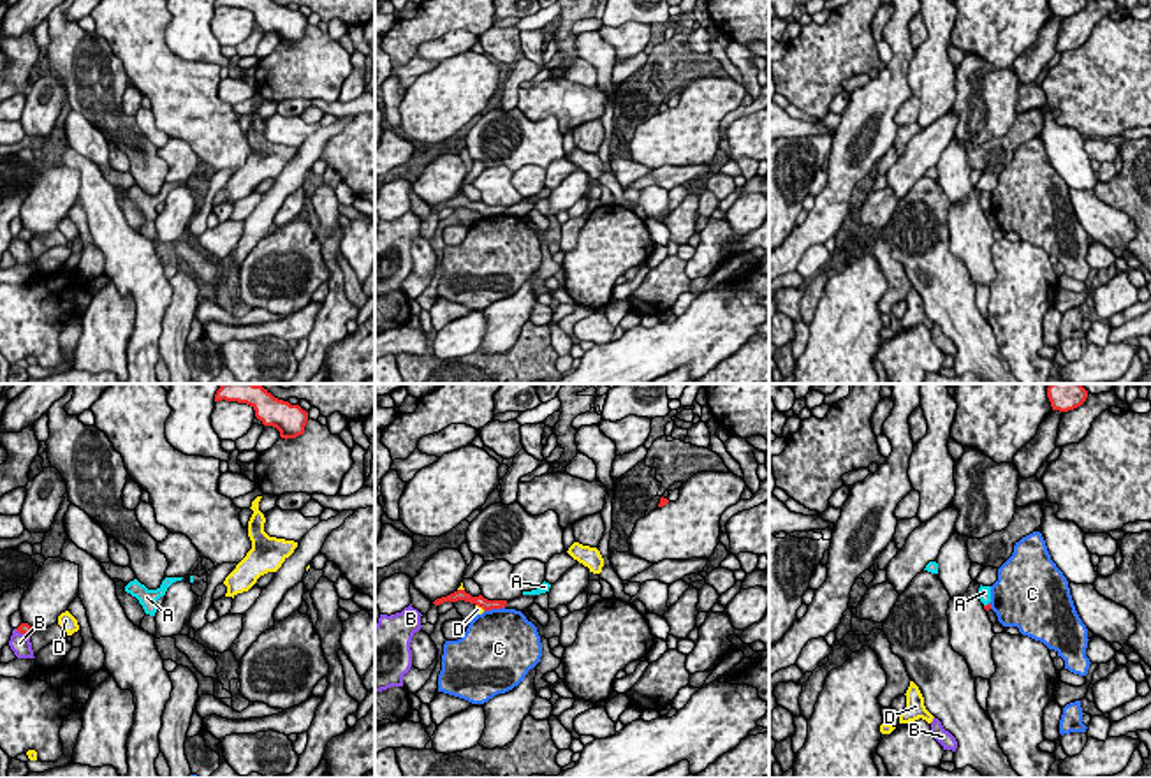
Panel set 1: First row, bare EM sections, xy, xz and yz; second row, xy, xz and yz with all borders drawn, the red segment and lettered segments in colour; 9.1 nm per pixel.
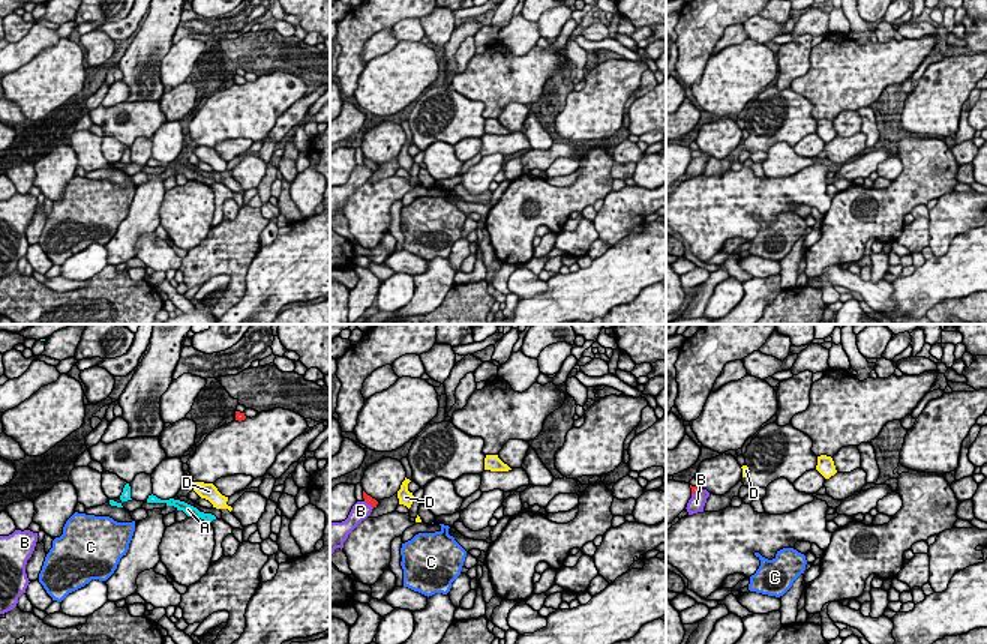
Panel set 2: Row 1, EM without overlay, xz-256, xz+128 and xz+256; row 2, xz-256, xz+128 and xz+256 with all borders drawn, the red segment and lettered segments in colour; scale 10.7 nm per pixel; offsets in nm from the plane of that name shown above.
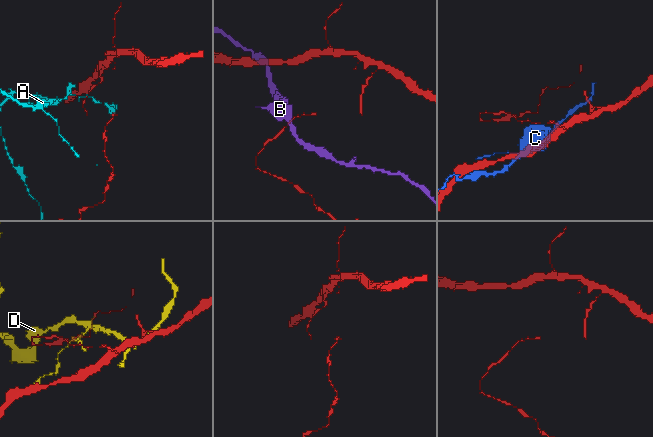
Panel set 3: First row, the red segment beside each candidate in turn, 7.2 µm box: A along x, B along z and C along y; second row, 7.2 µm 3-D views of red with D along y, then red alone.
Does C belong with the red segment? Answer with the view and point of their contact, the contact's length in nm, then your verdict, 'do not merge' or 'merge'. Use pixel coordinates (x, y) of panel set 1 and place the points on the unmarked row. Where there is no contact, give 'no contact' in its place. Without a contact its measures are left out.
xz (493, 213) | 200 nm | do not merge

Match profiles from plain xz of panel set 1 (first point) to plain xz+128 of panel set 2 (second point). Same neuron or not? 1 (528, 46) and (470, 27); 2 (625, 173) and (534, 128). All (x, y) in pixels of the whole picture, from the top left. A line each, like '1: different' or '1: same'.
1: different
2: same

